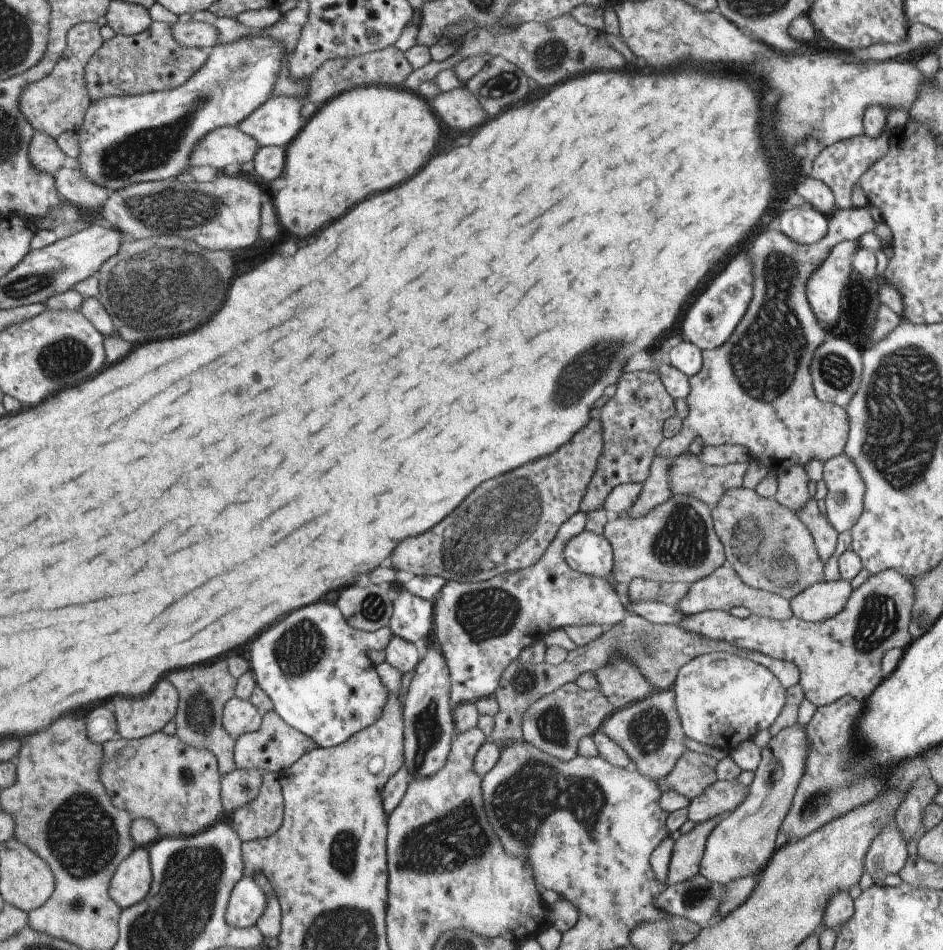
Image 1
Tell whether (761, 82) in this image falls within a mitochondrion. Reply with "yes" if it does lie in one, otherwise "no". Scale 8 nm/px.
no

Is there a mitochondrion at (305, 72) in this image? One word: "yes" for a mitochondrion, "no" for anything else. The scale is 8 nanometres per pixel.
no

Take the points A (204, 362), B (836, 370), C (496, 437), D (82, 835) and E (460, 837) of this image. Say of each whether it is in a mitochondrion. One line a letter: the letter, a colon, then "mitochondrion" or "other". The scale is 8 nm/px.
A: other
B: mitochondrion
C: other
D: mitochondrion
E: mitochondrion

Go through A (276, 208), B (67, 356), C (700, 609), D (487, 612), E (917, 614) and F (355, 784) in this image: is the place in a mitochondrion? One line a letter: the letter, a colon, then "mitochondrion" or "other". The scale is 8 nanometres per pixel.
A: other
B: mitochondrion
C: other
D: mitochondrion
E: mitochondrion
F: other

